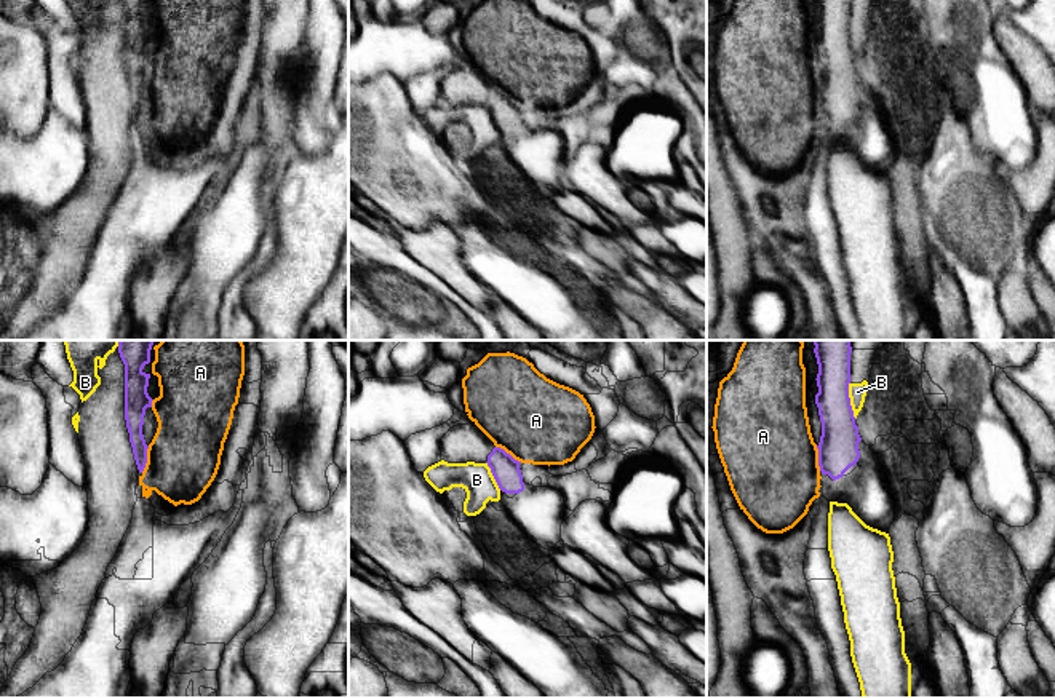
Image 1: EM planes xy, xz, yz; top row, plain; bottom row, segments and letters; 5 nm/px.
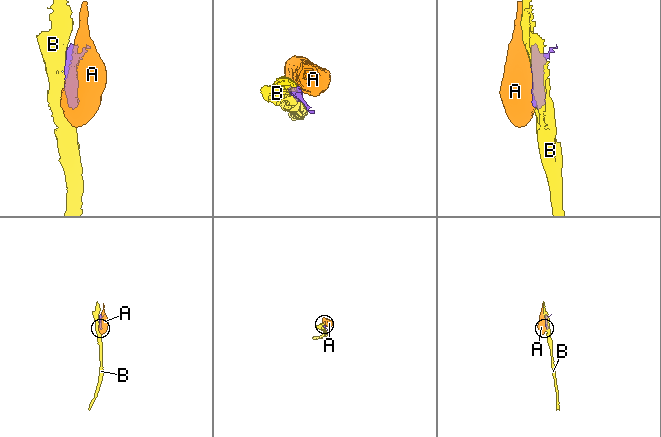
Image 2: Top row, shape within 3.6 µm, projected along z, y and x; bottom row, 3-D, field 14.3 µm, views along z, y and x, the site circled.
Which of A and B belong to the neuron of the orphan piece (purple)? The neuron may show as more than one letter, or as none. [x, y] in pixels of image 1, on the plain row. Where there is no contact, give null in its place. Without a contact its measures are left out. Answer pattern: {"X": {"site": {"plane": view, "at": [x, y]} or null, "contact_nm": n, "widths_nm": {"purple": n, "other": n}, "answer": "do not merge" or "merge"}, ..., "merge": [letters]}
{"A": {"site": {"plane": "xy", "at": [146, 101]}, "contact_nm": 140, "widths_nm": {"purple": 110, "other": 360}, "answer": "do not merge"}, "B": {"site": {"plane": "yz", "at": [849, 42]}, "contact_nm": 190, "widths_nm": {"purple": 200, "other": 90}, "answer": "do not merge"}, "merge": []}

